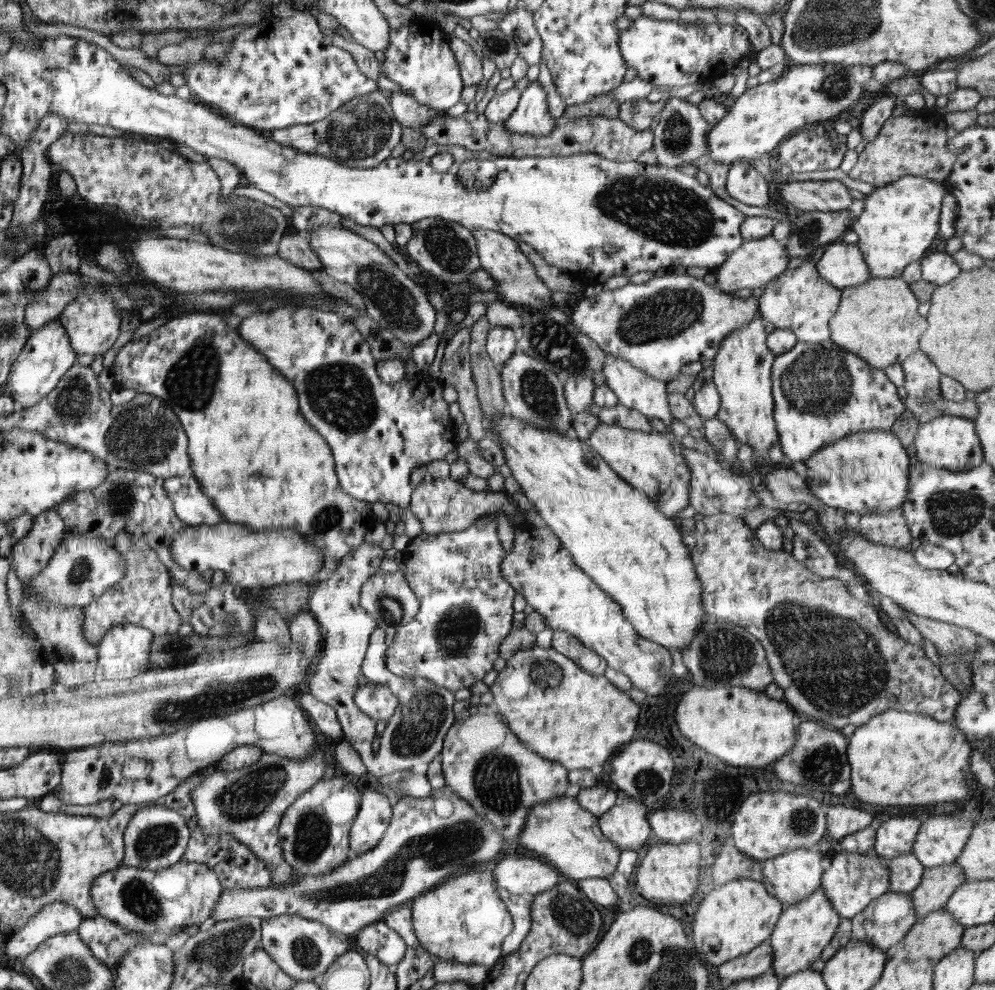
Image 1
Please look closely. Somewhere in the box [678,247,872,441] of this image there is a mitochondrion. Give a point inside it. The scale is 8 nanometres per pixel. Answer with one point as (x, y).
(819, 384)

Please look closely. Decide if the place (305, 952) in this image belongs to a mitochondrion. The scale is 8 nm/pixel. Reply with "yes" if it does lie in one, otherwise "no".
yes

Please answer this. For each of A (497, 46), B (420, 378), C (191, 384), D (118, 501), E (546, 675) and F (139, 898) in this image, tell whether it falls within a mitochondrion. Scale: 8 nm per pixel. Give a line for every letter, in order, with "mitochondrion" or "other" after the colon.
A: mitochondrion
B: other
C: mitochondrion
D: mitochondrion
E: mitochondrion
F: mitochondrion

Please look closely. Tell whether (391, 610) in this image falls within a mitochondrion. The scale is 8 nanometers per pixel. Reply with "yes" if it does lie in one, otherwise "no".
yes

